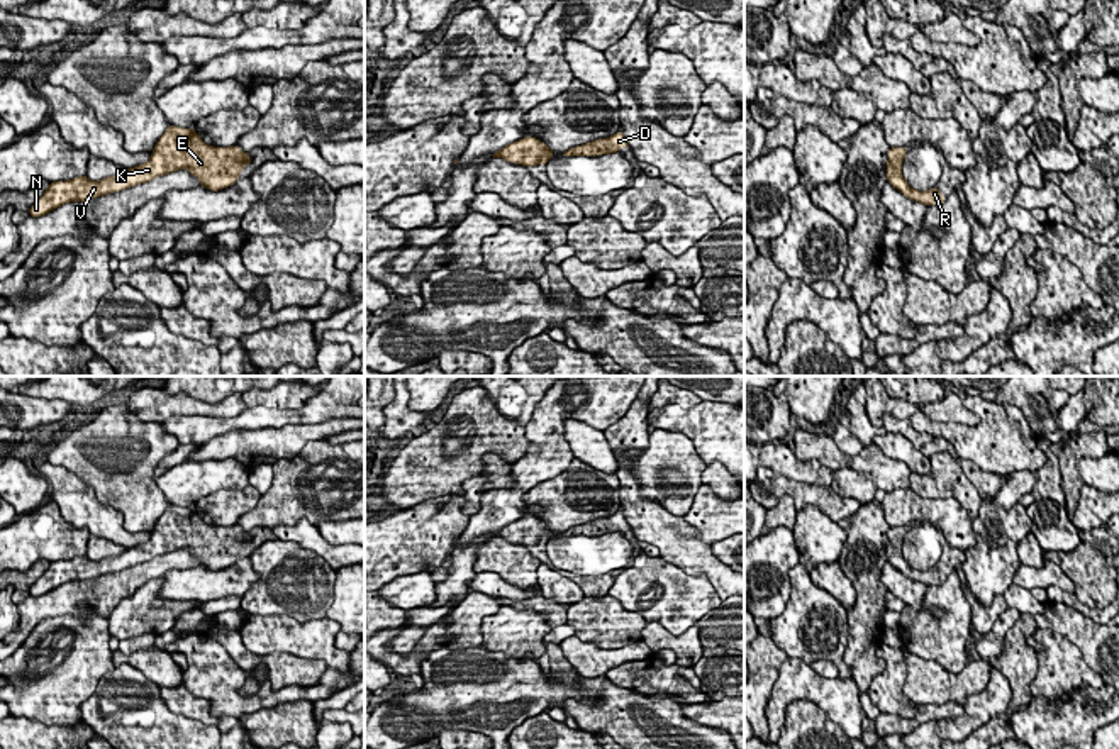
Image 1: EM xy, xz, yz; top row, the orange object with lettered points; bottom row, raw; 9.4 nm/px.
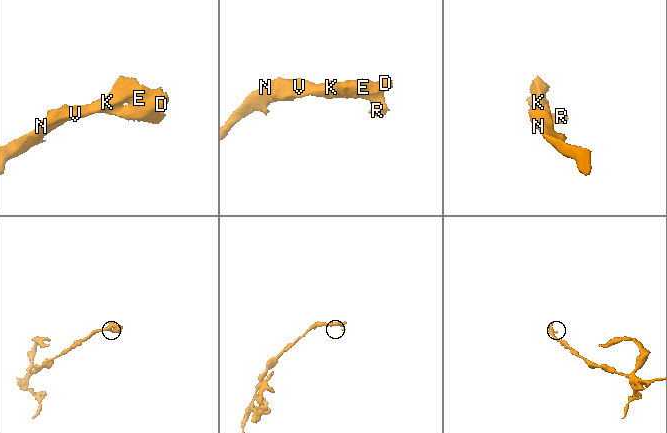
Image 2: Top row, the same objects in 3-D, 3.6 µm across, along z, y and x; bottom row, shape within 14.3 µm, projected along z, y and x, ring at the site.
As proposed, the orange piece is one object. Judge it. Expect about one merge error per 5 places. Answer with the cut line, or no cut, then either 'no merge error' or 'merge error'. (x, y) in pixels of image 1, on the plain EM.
no cut | no merge error

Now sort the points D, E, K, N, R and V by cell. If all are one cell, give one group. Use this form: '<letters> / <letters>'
D E K N R V

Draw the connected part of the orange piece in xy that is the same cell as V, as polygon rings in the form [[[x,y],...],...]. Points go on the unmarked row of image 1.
[[[168,505],[148,542],[100,561],[86,556],[53,561],[46,573],[29,586],[29,595],[41,596],[68,581],[115,573],[183,547],[200,559],[200,566],[217,571],[234,564],[248,544],[251,544],[249,532],[242,532],[239,525],[212,527],[193,508]]]

